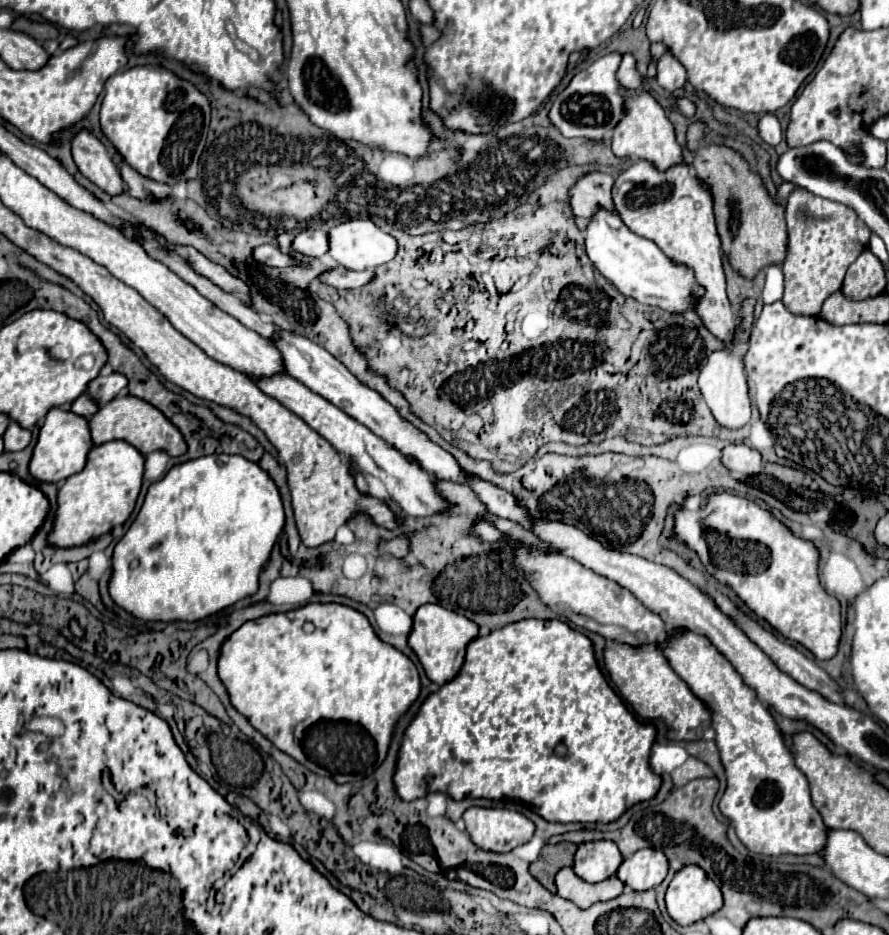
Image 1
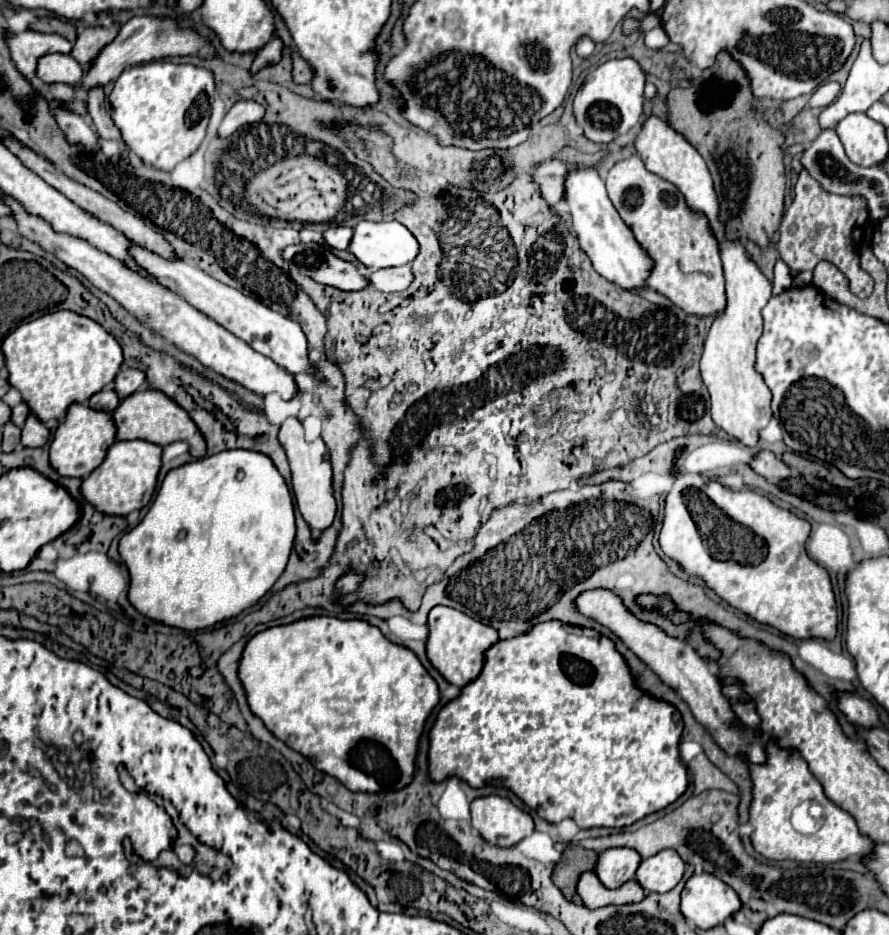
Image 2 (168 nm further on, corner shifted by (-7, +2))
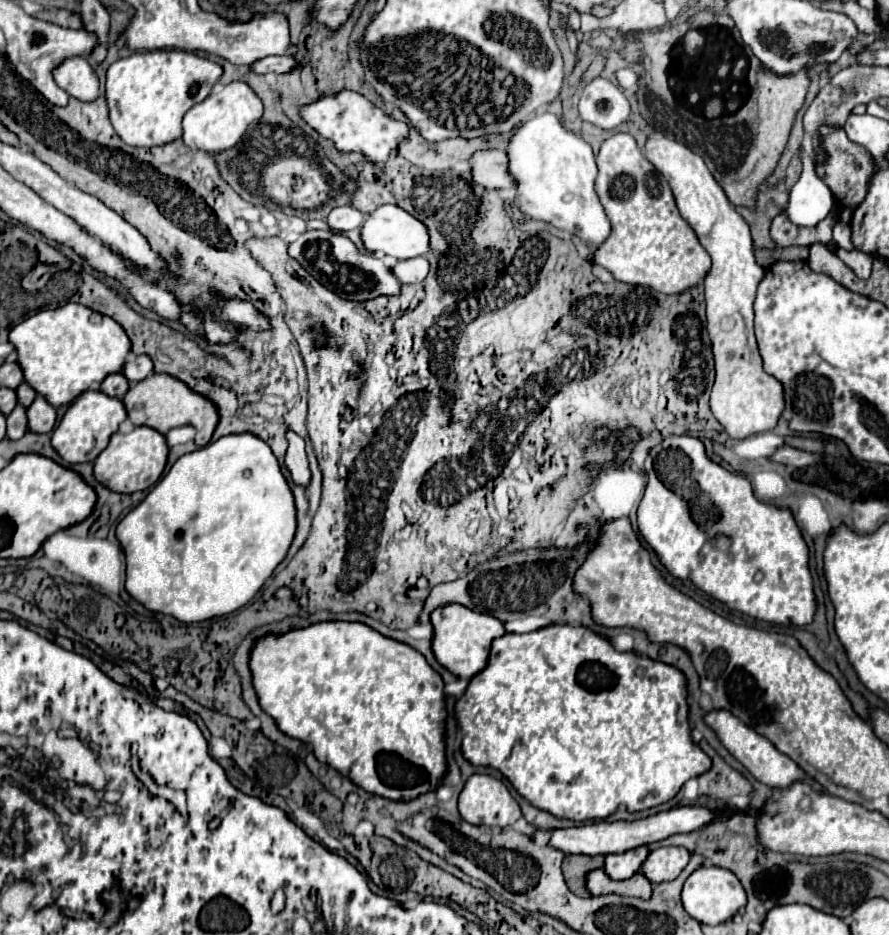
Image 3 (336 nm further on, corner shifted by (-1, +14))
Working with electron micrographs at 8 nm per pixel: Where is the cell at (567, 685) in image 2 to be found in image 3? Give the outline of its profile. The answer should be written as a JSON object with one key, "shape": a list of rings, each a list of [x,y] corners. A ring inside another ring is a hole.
{"shape":[[[459,604],[437,608],[431,614],[431,622],[433,622],[433,628],[435,628],[433,654],[435,654],[437,662],[441,666],[445,666],[457,678],[471,680],[467,692],[459,698],[459,702],[455,706],[457,720],[459,720],[461,732],[463,732],[463,756],[473,766],[481,764],[481,766],[493,766],[493,768],[501,770],[503,776],[513,784],[513,788],[527,802],[531,802],[535,808],[541,808],[541,810],[545,810],[545,812],[549,812],[553,816],[569,818],[569,820],[577,820],[577,822],[583,822],[583,820],[605,820],[621,804],[627,806],[629,812],[637,812],[637,810],[647,810],[647,808],[659,806],[659,804],[671,800],[681,790],[681,786],[687,780],[697,778],[697,776],[701,776],[701,774],[711,770],[711,758],[691,738],[689,704],[687,704],[687,678],[675,666],[669,666],[669,664],[663,664],[663,662],[655,662],[655,660],[651,660],[647,656],[641,656],[641,654],[635,654],[635,652],[619,652],[605,638],[597,636],[595,632],[591,632],[591,630],[587,630],[583,626],[551,624],[547,628],[541,628],[541,630],[529,632],[529,634],[505,634],[503,622],[499,622],[497,618],[491,618],[487,614],[475,614],[473,610],[467,610],[465,606],[459,606]]]}

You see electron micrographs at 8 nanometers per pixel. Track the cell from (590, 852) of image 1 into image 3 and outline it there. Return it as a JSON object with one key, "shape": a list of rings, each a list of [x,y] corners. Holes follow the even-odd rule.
{"shape":[[[639,846],[639,850],[627,850],[623,854],[609,854],[605,858],[605,872],[613,880],[627,880],[641,870],[647,856],[649,856],[647,846]]]}

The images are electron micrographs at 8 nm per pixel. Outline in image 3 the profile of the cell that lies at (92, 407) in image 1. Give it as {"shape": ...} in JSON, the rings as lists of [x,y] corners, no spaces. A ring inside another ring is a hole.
{"shape":[[[109,374],[109,376],[103,380],[101,390],[103,390],[107,396],[123,398],[125,392],[129,390],[129,380],[127,380],[123,374]]]}

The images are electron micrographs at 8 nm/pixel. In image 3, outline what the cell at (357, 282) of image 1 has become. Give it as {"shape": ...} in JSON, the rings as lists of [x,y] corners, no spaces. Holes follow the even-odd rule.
{"shape":[[[425,256],[401,260],[401,262],[393,268],[393,274],[395,274],[401,282],[421,282],[421,280],[425,280],[425,276],[429,274],[429,260],[427,260]]]}

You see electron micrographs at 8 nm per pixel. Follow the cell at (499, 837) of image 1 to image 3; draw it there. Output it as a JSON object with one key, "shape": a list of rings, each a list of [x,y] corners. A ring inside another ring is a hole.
{"shape":[[[473,774],[467,778],[467,782],[459,794],[459,812],[461,812],[463,820],[467,820],[475,826],[487,824],[487,826],[505,828],[509,824],[515,824],[521,818],[521,808],[509,794],[507,786],[489,774]]]}

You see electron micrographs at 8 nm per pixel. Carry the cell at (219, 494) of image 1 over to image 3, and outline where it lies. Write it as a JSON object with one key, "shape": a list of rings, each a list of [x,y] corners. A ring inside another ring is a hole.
{"shape":[[[229,434],[219,438],[217,442],[211,442],[195,452],[189,452],[185,456],[181,456],[173,468],[167,472],[167,476],[155,484],[155,488],[147,494],[147,498],[133,508],[117,526],[117,538],[123,546],[125,552],[125,560],[127,560],[127,582],[125,588],[127,592],[141,602],[147,610],[151,612],[161,612],[167,616],[177,618],[179,622],[191,624],[191,622],[203,622],[203,620],[211,620],[211,618],[219,618],[225,614],[231,614],[235,610],[239,610],[241,606],[245,606],[259,590],[261,586],[267,582],[267,578],[275,572],[275,568],[287,558],[289,546],[295,538],[295,530],[297,530],[297,510],[295,510],[295,498],[293,492],[287,484],[287,478],[281,472],[279,460],[275,458],[275,454],[271,452],[271,448],[257,438],[255,434]]]}

